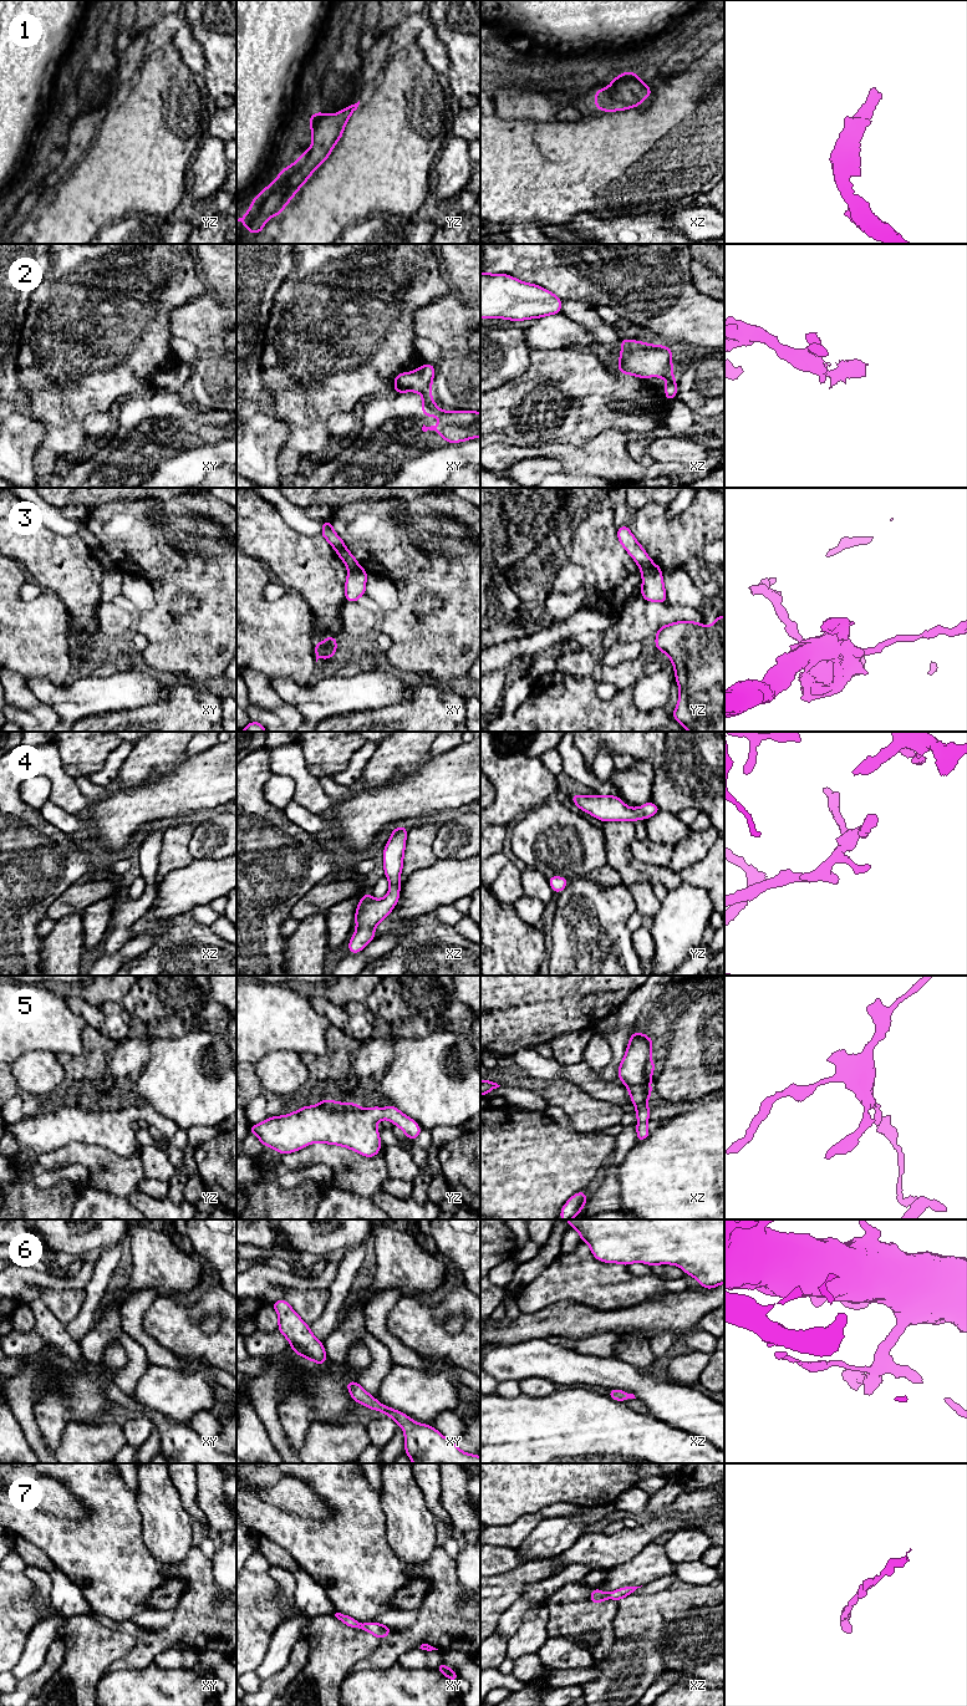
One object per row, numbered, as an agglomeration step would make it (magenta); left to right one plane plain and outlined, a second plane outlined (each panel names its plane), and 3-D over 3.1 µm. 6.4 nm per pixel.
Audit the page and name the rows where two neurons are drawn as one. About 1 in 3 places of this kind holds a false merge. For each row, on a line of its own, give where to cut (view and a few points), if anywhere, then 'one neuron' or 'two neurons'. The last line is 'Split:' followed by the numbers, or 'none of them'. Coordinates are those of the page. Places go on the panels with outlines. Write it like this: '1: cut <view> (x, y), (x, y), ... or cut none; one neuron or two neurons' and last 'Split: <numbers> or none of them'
1: cut none; one neuron
2: cut xy (429, 391), (422, 393); two neurons
3: cut yz (655, 565), (641, 571); two neurons
4: cut none; one neuron
5: cut none; one neuron
6: cut none; one neuron
7: cut none; one neuron
Split: 2, 3

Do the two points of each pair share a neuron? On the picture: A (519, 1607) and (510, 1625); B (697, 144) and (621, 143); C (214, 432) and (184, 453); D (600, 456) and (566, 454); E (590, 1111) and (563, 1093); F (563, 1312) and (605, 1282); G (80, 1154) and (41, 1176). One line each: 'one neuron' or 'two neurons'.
A: one neuron
B: one neuron
C: one neuron
D: one neuron
E: one neuron
F: two neurons
G: two neurons

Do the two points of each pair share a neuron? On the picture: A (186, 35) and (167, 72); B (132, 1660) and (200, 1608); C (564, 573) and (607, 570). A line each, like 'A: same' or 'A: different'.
A: different
B: same
C: different

